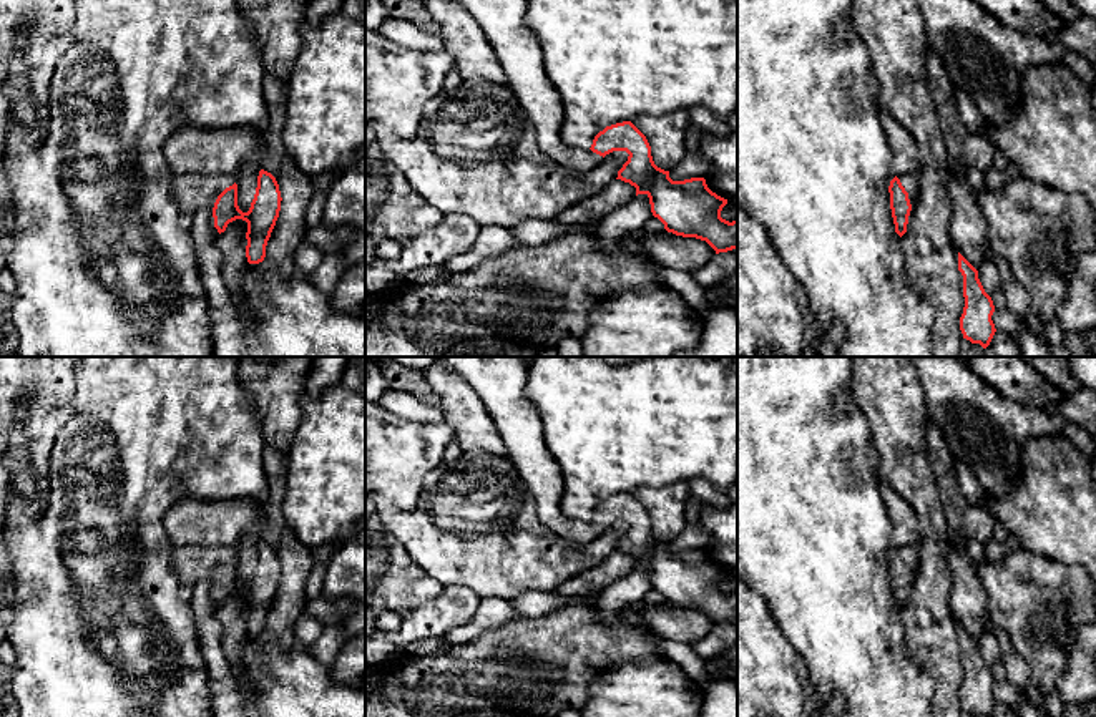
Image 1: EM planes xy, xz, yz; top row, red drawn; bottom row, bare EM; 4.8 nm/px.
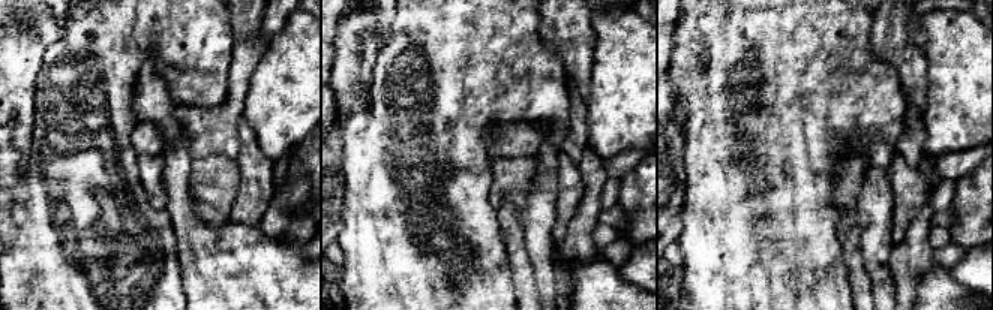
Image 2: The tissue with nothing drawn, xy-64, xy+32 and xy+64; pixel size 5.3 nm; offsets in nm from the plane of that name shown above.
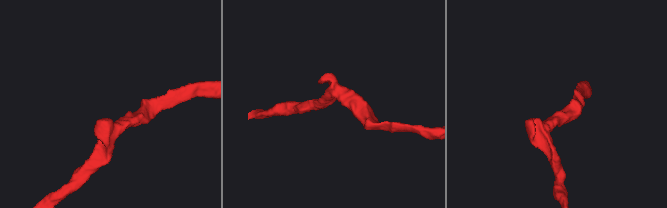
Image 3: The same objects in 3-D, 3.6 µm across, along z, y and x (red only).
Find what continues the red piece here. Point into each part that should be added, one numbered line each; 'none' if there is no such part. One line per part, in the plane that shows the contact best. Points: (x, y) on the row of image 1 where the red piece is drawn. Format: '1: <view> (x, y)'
1: xy (193, 191)

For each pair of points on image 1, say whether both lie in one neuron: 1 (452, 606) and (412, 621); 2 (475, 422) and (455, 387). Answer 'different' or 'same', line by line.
1: same
2: same

